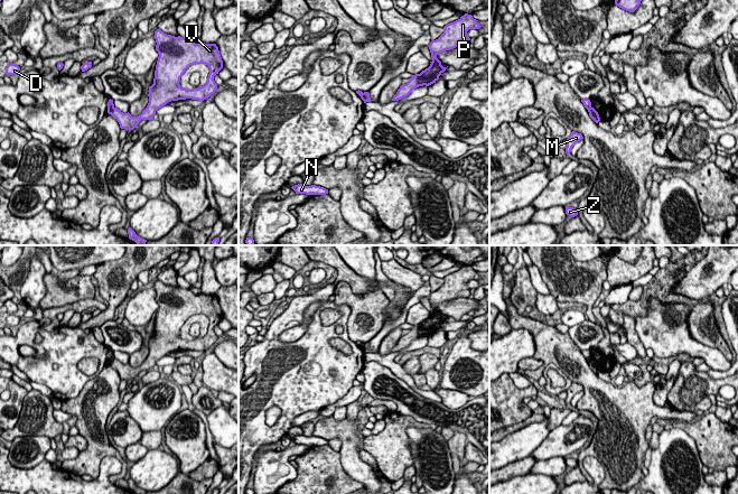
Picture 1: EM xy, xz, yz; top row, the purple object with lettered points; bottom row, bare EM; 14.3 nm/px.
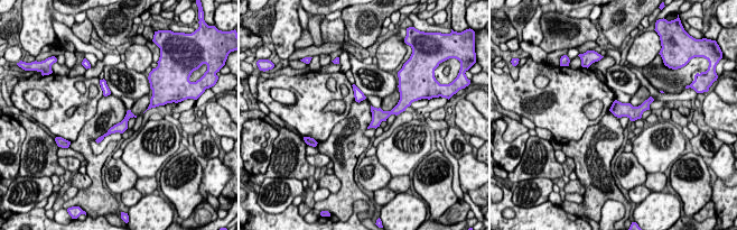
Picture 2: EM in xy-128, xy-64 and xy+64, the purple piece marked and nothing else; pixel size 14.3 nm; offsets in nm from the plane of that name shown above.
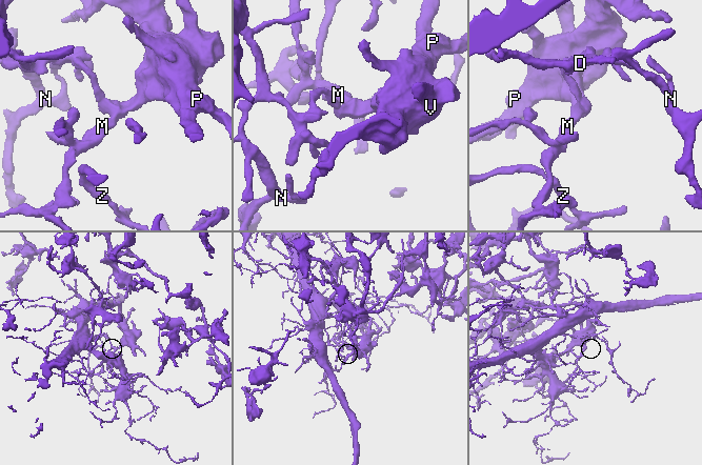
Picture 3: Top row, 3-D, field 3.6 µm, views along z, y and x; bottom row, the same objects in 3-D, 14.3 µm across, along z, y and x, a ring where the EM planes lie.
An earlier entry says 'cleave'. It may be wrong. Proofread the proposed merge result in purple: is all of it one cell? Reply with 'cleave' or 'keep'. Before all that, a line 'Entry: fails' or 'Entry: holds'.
Entry: holds
cleave

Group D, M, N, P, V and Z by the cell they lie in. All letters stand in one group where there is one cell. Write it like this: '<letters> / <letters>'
D N Z / M P V

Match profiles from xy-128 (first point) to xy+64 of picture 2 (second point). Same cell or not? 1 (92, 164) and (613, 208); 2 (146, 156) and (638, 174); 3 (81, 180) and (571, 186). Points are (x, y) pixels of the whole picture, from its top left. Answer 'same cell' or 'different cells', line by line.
1: different cells
2: different cells
3: same cell

